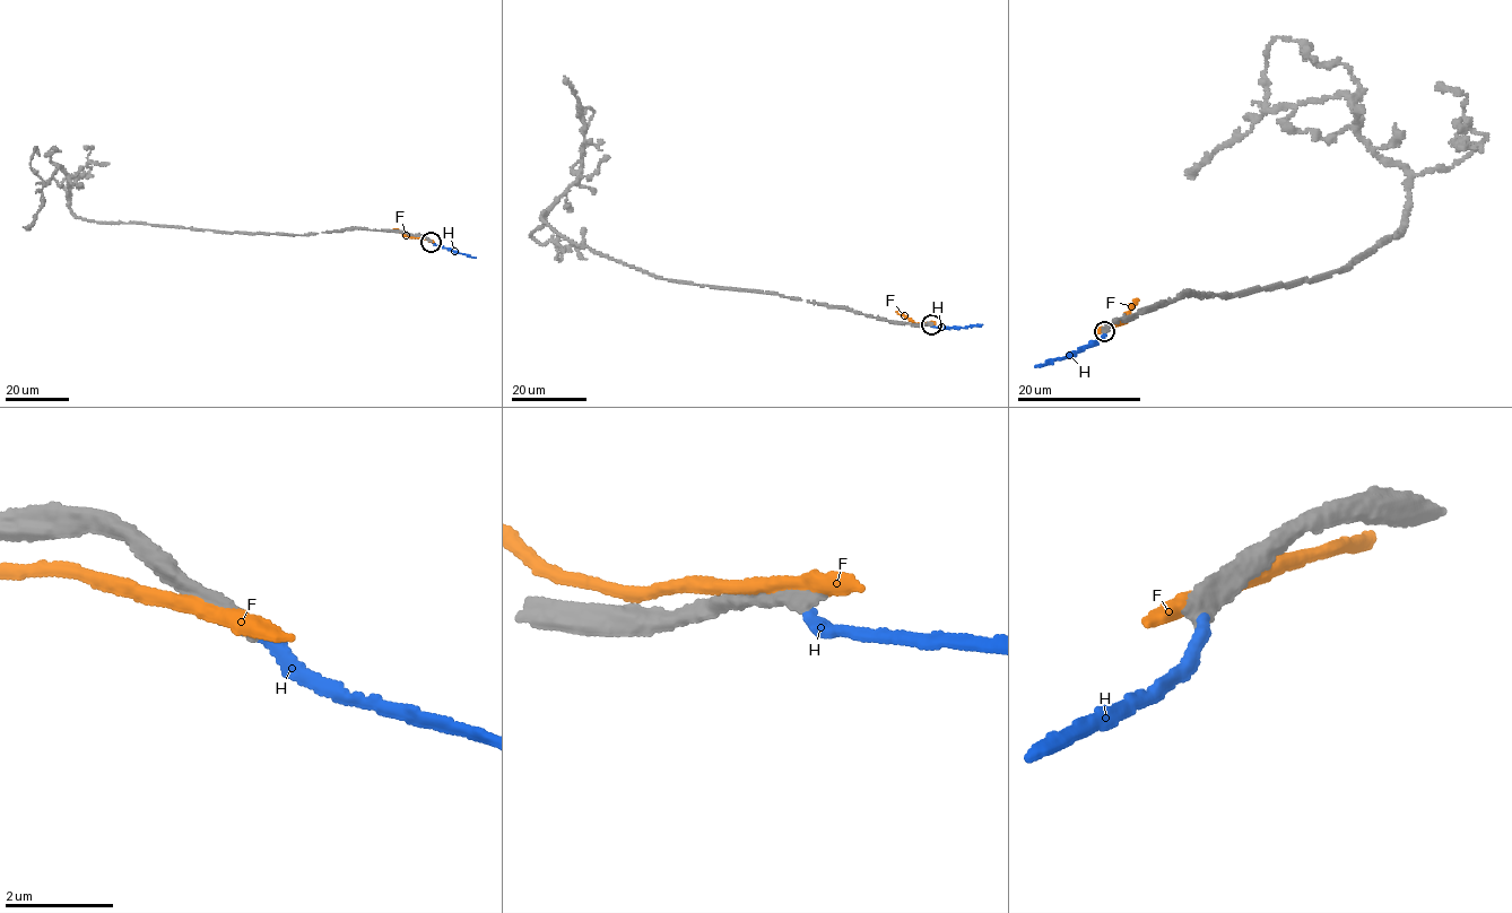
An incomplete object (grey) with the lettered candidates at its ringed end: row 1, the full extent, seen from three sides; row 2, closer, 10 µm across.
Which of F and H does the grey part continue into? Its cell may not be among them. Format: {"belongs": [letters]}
{"belongs": []}

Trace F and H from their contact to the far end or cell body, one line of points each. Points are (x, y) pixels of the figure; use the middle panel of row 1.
F: (929, 323), (912, 322), (895, 311)
H: (931, 324), (965, 328), (981, 324)

